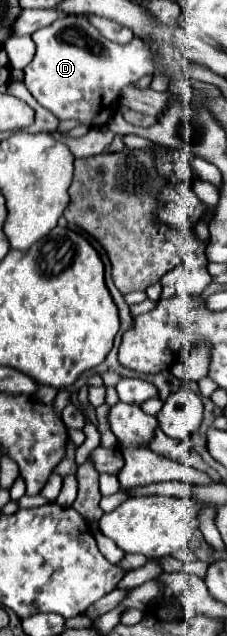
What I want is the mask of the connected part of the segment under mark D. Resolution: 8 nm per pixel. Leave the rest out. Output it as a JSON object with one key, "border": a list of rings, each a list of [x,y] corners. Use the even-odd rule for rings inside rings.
{"border":[[[65,16],[59,18],[59,22],[53,22],[33,34],[33,42],[37,46],[37,54],[29,66],[25,66],[25,86],[33,94],[33,98],[47,110],[51,110],[59,120],[79,120],[81,124],[89,128],[105,126],[111,116],[117,110],[117,94],[137,82],[143,76],[153,76],[157,72],[157,62],[153,58],[153,52],[141,38],[133,38],[131,44],[113,44],[107,38],[101,36],[101,32],[91,26],[91,22],[85,16]]]}

